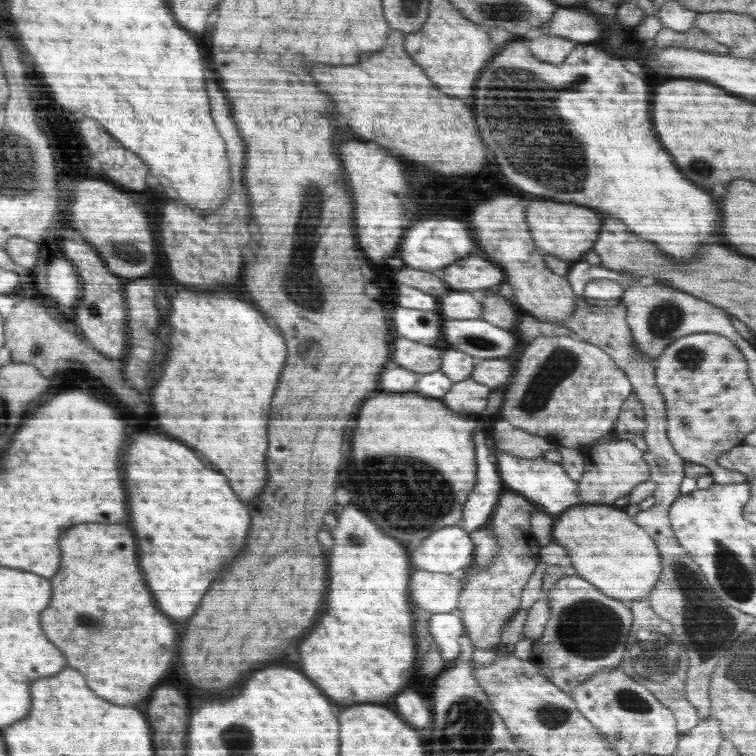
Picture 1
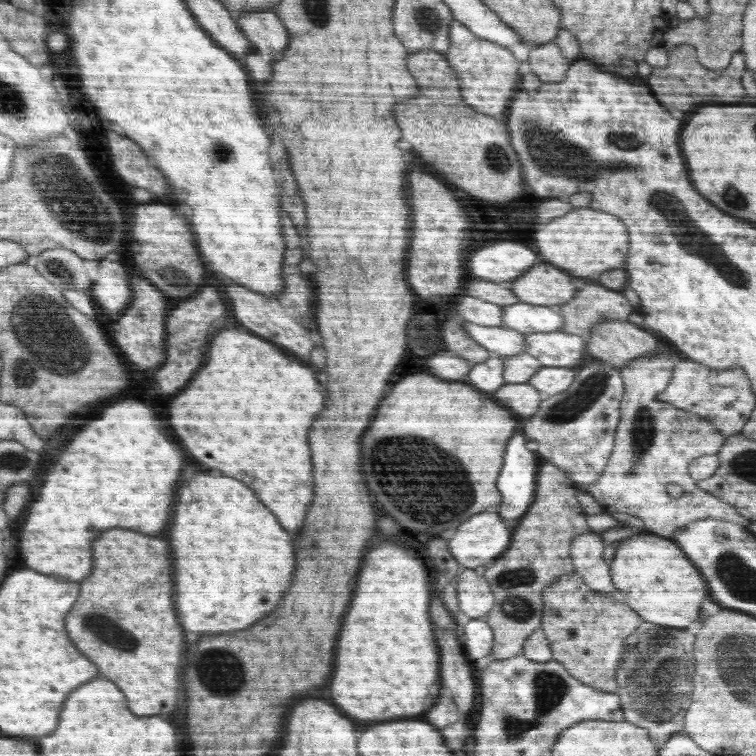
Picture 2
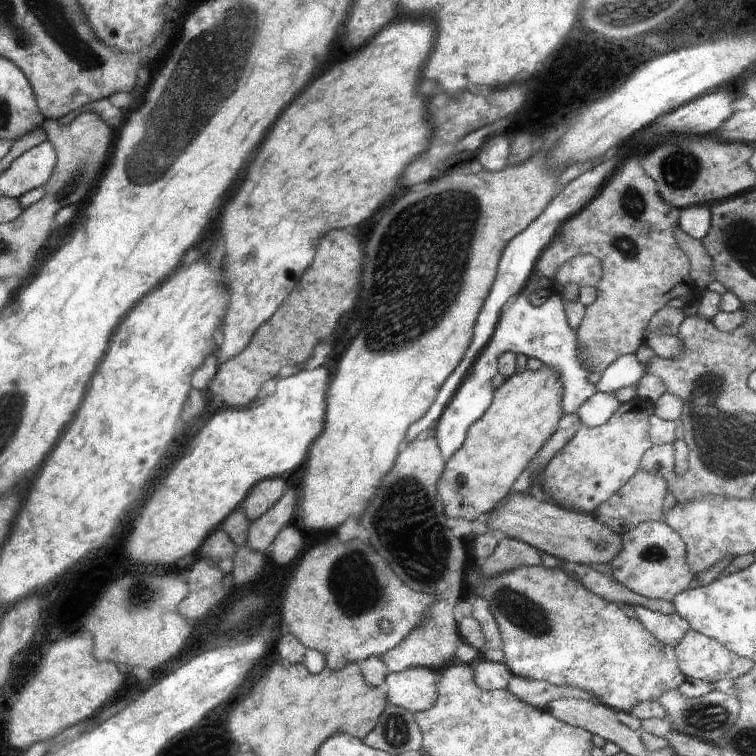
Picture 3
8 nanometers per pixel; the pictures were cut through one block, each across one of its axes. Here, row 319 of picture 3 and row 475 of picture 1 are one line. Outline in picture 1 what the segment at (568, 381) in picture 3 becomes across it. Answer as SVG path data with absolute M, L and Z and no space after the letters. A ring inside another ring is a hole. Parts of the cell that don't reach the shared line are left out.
M494 452L500 460L496 460L498 474L504 484L505 490L522 494L528 500L536 503L539 510L550 516L558 516L564 510L581 503L578 498L578 482L568 477L560 463L552 462L545 457L524 460L516 456L508 456L504 452Z

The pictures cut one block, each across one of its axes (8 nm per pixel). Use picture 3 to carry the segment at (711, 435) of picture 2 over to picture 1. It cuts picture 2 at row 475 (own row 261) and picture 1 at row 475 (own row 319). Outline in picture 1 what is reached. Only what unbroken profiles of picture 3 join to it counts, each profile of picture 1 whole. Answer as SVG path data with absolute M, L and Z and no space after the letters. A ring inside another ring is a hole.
M632 392L621 409L622 422L618 422L618 430L613 430L596 443L586 444L580 449L584 457L584 474L578 483L578 498L581 499L581 503L616 505L623 502L634 488L642 485L642 482L652 479L649 463L642 460L642 450L634 448L634 444L628 440L613 440L613 436L617 434L636 434L643 437L648 425L645 420L645 407L642 406L638 395Z

